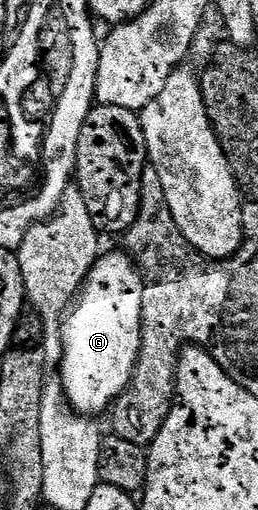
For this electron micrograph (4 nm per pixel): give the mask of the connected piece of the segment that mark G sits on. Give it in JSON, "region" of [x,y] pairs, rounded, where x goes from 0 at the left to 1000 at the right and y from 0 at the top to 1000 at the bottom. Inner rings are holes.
{"region":[[[484,492],[384,500],[380,512],[333,539],[333,555],[295,582],[295,594],[267,606],[240,645],[240,739],[233,751],[256,773],[256,788],[306,816],[376,818],[430,798],[504,753],[543,702],[547,612],[554,602],[558,561],[535,520]]]}

